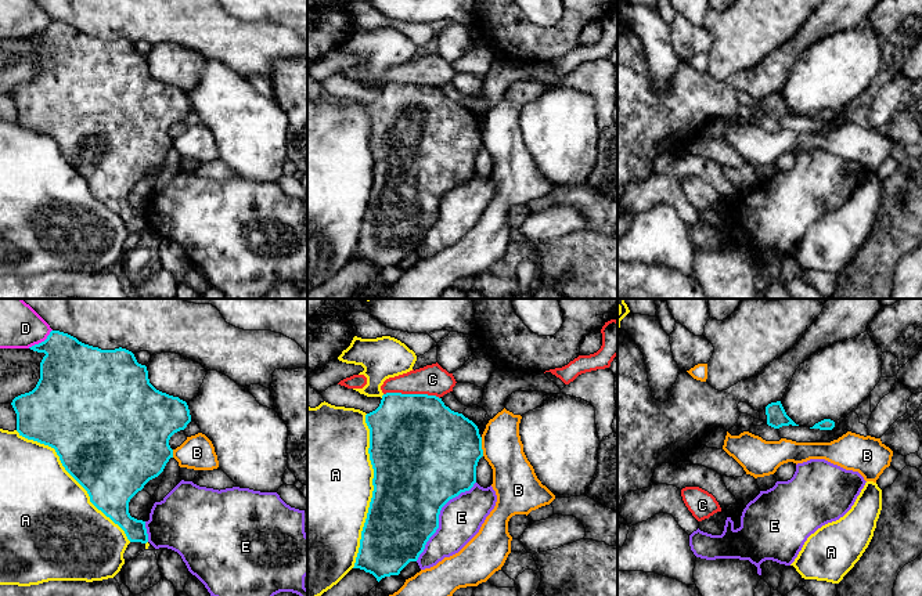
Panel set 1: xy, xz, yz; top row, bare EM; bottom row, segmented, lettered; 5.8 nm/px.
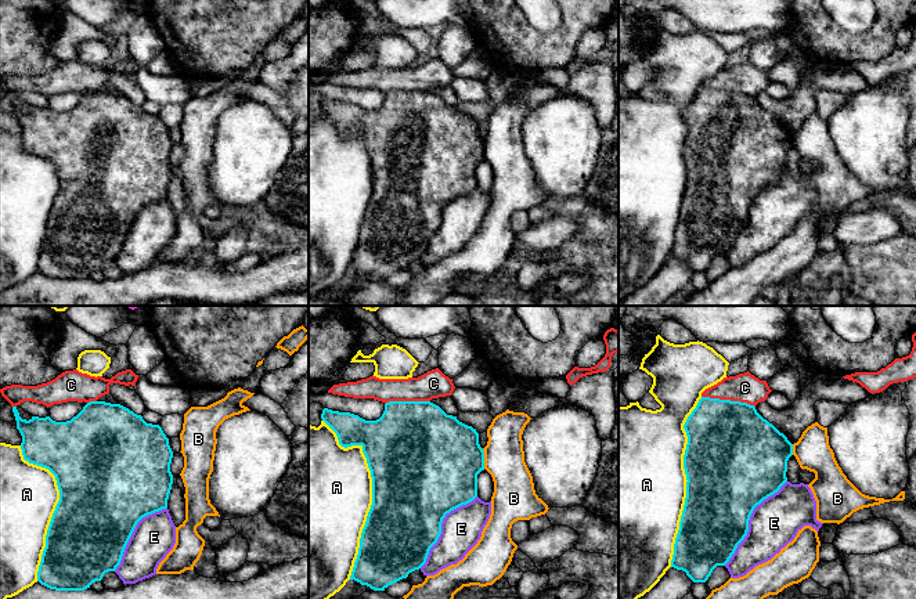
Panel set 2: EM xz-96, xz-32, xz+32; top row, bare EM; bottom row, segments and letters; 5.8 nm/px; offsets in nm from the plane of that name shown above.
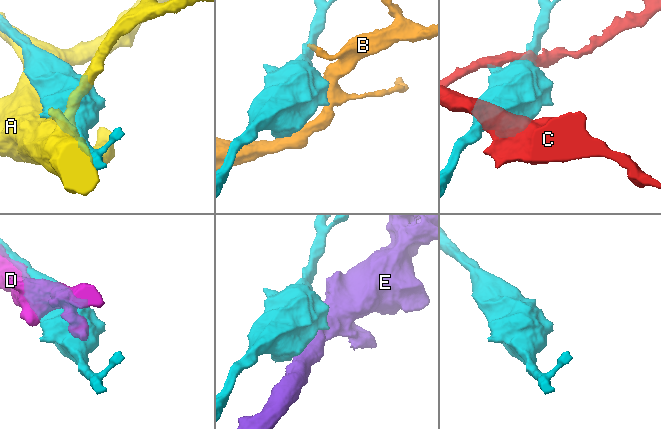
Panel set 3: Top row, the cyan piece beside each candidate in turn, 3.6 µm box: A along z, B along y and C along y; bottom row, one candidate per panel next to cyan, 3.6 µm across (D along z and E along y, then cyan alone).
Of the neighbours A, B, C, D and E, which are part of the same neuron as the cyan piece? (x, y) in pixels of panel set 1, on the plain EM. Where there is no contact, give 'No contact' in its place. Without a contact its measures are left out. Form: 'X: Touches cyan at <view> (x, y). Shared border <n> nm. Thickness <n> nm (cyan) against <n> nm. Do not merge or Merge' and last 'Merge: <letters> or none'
A: Touches cyan at xz (373, 181). Shared border 900 nm. Thickness 460 nm (cyan) against 500 nm. Do not merge
B: Touches cyan at xz (481, 137). Shared border 110 nm. Thickness 480 nm (cyan) against 240 nm. Do not merge
C: Touches cyan at xz (411, 85). Shared border 320 nm. Thickness 500 nm (cyan) against 180 nm. Do not merge
D: Touches cyan at xy (42, 32). Shared border 180 nm. Thickness 360 nm (cyan) against 220 nm. Do not merge
E: Touches cyan at xz (438, 208). Shared border 600 nm. Thickness 440 nm (cyan) against 240 nm. Do not merge
Merge: none

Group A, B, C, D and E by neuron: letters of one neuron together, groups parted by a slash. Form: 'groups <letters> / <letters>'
groups A / B / C / D / E

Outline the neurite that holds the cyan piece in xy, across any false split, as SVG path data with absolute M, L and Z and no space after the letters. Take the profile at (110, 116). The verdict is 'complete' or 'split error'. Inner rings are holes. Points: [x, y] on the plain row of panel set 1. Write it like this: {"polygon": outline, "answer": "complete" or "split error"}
{"polygon": "M51 21L44 32L29 39L46 46L40 53L36 77L11 93L17 104L17 122L54 138L65 160L87 181L90 192L118 214L130 232L147 234L145 212L130 206L129 192L173 148L169 130L191 112L187 93L156 80L150 73L147 57L138 54L126 39L101 40L60 21Z", "answer": "complete"}

